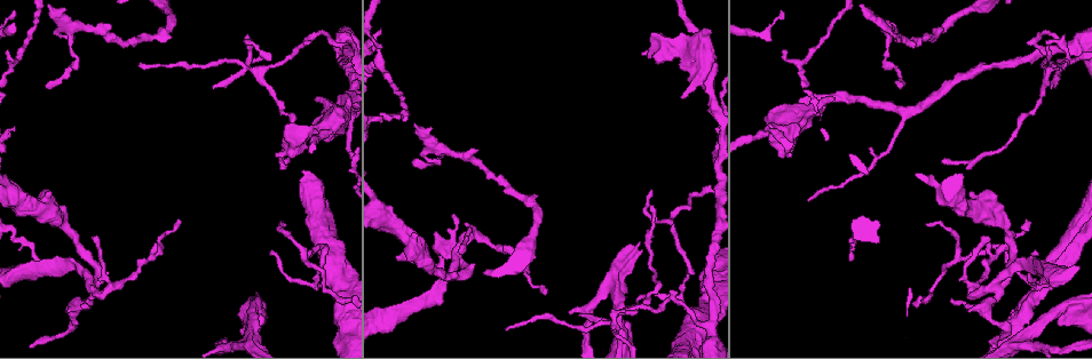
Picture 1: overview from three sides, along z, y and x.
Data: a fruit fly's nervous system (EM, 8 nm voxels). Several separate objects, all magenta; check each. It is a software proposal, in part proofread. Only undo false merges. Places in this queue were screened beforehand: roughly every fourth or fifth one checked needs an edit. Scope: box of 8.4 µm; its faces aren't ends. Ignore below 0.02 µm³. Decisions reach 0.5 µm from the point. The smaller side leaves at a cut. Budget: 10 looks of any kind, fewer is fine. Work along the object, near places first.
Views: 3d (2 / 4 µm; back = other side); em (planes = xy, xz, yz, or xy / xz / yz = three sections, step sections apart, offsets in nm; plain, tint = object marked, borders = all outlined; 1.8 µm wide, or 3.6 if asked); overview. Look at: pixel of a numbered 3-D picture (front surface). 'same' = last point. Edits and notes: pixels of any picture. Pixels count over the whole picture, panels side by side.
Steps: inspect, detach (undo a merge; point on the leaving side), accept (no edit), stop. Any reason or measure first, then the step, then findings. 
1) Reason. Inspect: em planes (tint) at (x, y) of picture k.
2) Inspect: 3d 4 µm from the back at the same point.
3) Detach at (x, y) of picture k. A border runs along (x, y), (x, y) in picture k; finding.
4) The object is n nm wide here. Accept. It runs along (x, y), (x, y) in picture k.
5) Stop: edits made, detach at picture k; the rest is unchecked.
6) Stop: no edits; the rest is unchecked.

Abrupt turn. Inspect: 3d 2 µm at (73, 28) of picture 1.

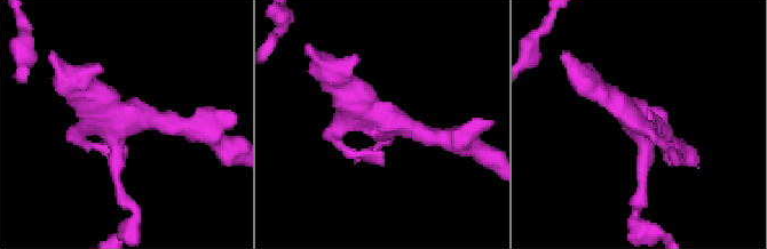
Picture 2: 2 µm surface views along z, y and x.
Need the tissue. Inspect: em yz step 16 (tint) at (642, 123) of picture 2.

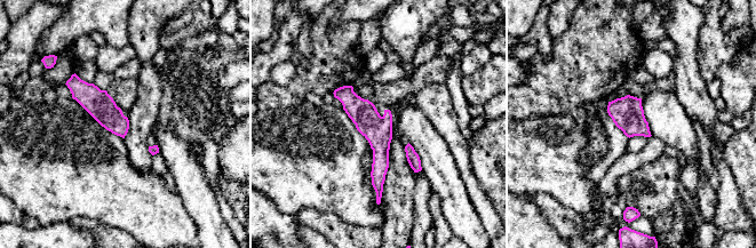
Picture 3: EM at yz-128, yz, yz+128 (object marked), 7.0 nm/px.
The object is 170 nm wide here. Accept. All the same neuron.

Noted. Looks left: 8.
Small branch off a trunk. Inspect: em planes (tint) at (700, 311) of picture 1.

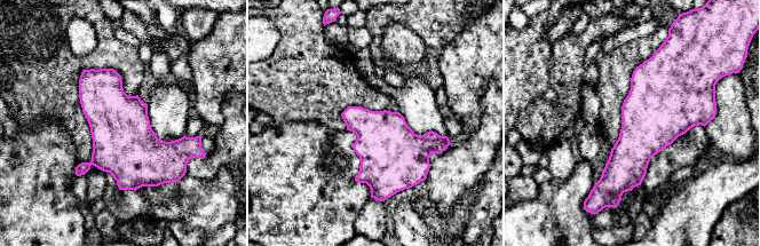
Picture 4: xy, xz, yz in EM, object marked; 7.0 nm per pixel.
Accept. All the same neuron.

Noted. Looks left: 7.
Sharp bend. Inspect: em planes (tint) at (306, 260) of picture 1.

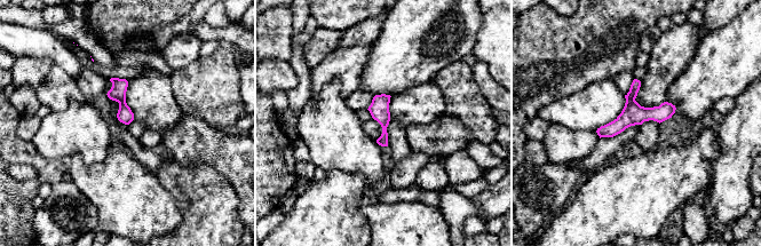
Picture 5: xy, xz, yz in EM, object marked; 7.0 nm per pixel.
Accept. It runs along (672, 108), (632, 114), (600, 132) in picture 5; one neuron here.

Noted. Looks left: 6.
Side arm on a straight run. Inspect: 3d 2 µm at (1022, 338) of picture 1.

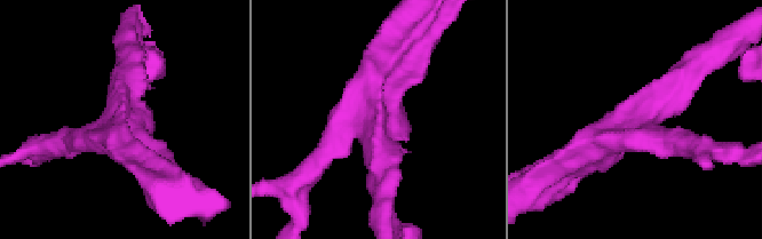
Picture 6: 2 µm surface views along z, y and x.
3 arms meet here; the arms are 190, 200, 260 nm wide. Inspect: em planes (borders) at (644, 119) of picture 6.

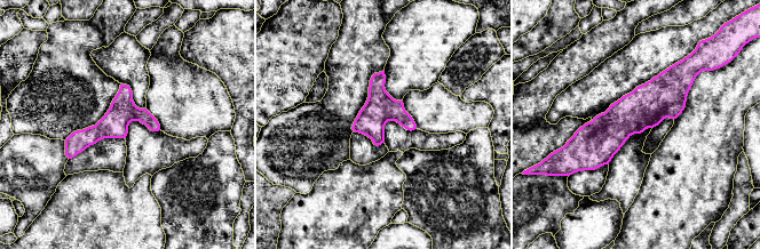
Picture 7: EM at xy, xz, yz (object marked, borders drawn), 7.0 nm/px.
The object is 190 nm wide here. Accept. It runs along (691, 78), (600, 139), (574, 139) in picture 7; one neuron here.

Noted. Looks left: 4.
Stop: no edits; the rest is unchecked.

